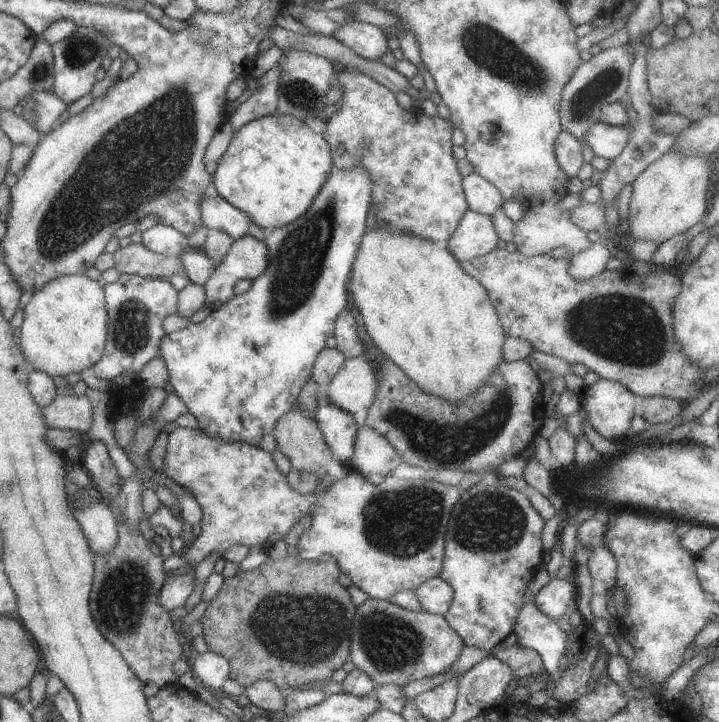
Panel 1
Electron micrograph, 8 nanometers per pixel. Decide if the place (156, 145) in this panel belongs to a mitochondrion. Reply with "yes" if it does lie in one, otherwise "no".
yes

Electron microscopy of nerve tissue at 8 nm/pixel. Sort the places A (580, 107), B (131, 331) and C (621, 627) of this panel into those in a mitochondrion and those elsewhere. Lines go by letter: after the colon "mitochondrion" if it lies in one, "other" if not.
A: mitochondrion
B: mitochondrion
C: other

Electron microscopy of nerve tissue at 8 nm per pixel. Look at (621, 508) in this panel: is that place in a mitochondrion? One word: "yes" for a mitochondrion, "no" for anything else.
no

